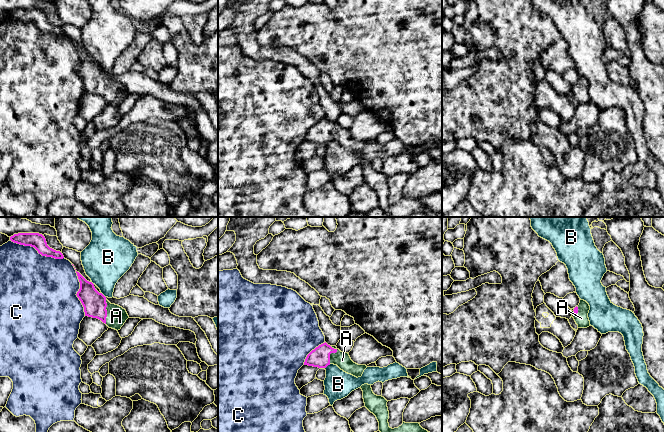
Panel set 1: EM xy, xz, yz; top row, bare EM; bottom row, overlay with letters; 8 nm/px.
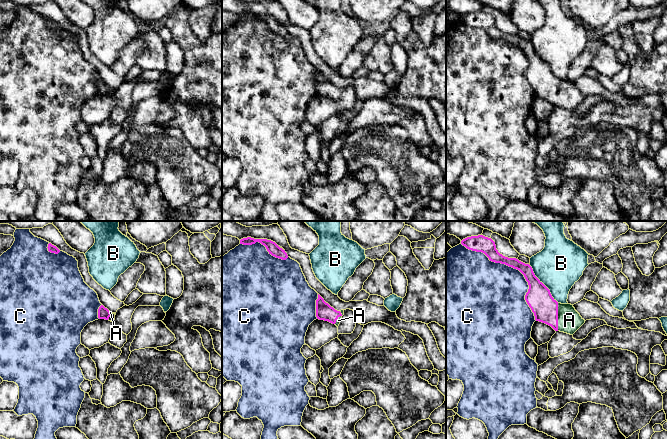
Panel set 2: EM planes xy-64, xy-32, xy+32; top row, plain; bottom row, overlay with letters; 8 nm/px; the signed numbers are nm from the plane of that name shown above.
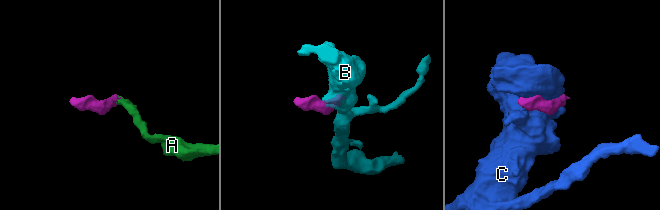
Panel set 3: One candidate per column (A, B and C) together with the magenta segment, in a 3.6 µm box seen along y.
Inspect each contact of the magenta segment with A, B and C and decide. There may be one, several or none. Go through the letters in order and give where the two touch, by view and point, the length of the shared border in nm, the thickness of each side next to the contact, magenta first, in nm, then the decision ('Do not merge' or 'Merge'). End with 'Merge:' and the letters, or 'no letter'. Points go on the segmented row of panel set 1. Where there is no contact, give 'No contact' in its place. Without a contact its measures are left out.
A: Touches magenta at xy (106, 311). Shared border 200 nm. Thickness 190 nm (magenta) against 160 nm. Merge
B: Touches magenta at xz (327, 365). Shared border 60 nm. Thickness 160 nm (magenta) against 220 nm. Do not merge
C: Touches magenta at xy (37, 250). Shared border 460 nm. Thickness 120 nm (magenta) against 460 nm. Do not merge
Merge: A

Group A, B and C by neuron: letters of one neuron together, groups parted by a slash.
A / B / C

